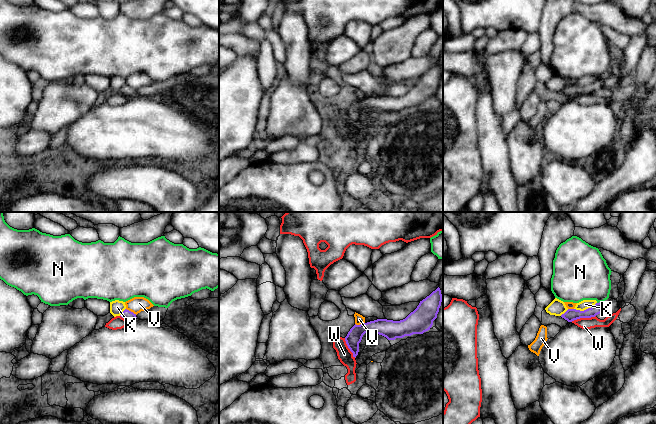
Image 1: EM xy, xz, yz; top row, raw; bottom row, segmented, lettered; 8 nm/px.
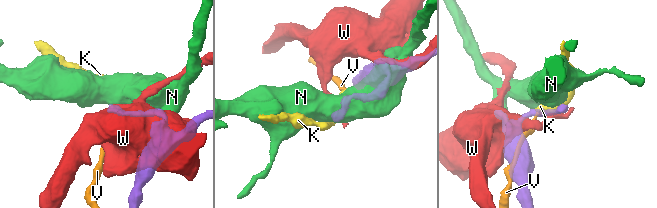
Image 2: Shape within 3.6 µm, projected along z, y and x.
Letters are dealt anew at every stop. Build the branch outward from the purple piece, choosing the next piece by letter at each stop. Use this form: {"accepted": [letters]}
{"accepted": []}

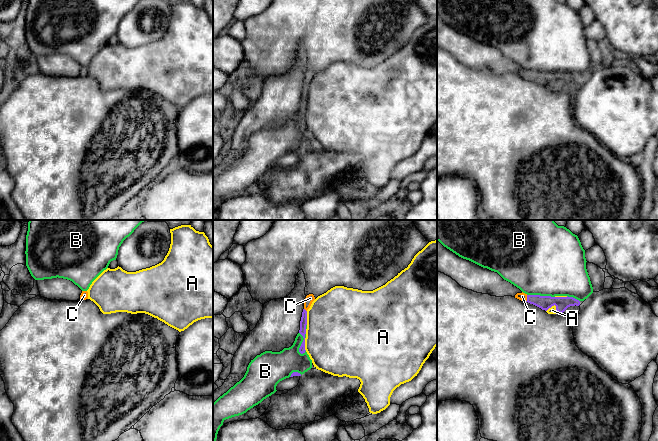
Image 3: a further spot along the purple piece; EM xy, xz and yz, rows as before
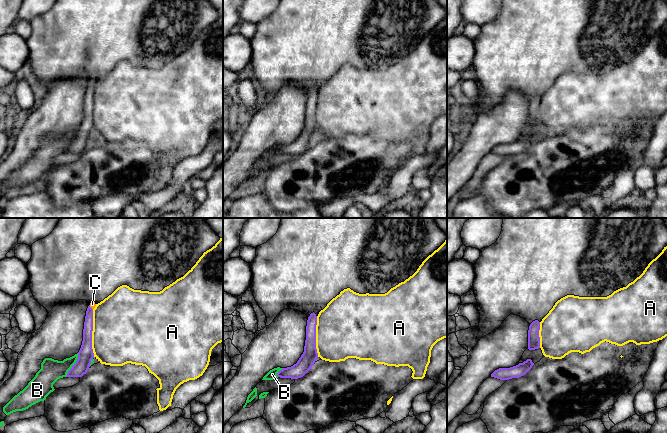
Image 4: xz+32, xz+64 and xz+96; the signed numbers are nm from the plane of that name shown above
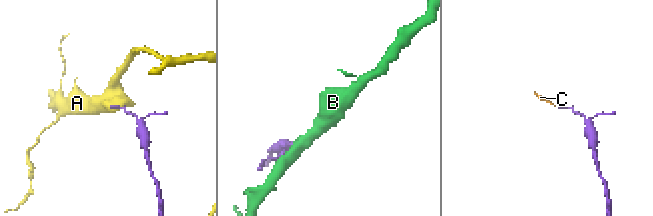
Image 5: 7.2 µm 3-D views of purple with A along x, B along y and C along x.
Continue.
{"accepted": ["C"]}

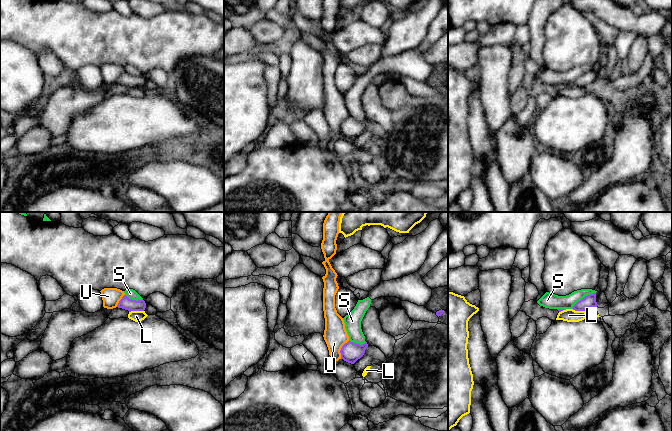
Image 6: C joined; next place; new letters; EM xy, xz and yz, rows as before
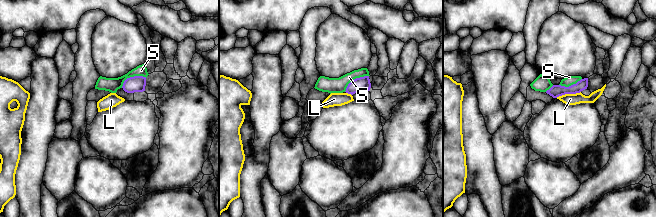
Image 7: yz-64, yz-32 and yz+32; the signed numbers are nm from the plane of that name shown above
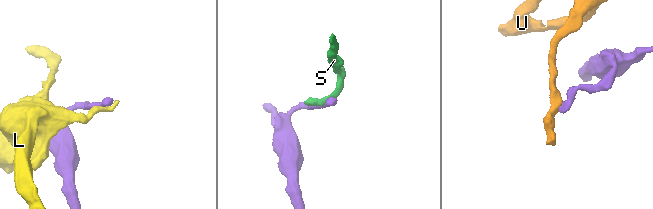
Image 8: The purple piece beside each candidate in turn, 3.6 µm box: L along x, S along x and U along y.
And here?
{"accepted": []}

